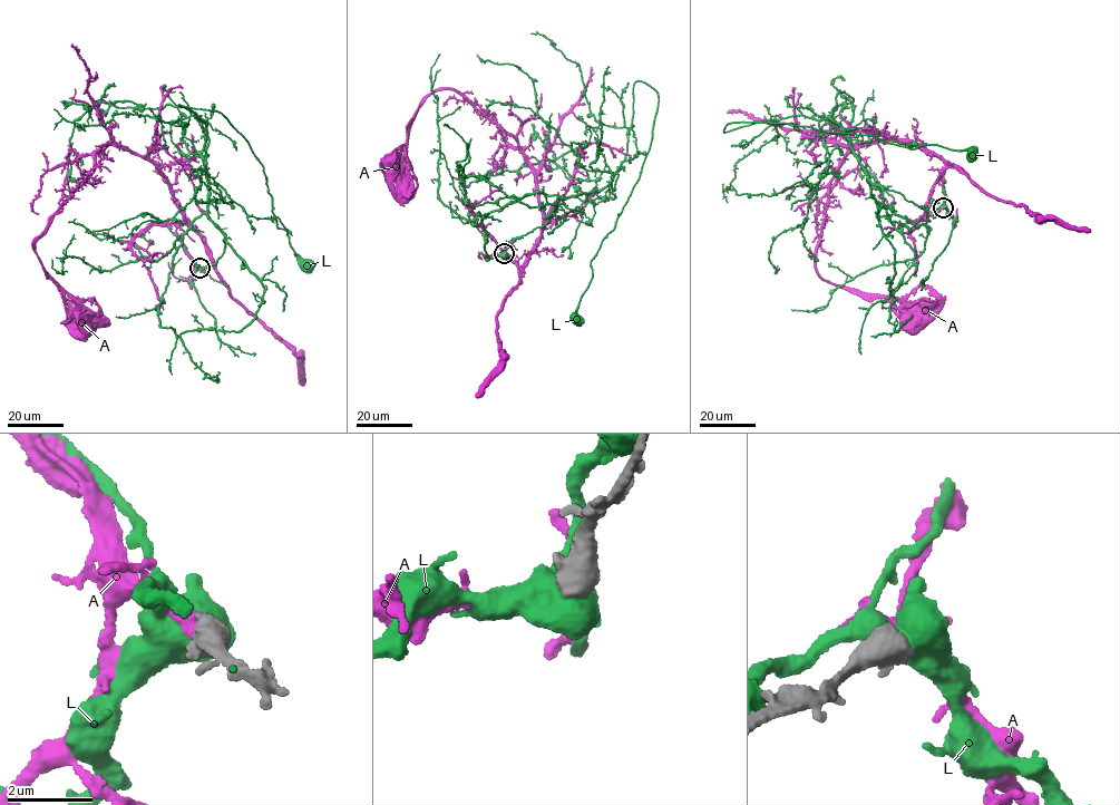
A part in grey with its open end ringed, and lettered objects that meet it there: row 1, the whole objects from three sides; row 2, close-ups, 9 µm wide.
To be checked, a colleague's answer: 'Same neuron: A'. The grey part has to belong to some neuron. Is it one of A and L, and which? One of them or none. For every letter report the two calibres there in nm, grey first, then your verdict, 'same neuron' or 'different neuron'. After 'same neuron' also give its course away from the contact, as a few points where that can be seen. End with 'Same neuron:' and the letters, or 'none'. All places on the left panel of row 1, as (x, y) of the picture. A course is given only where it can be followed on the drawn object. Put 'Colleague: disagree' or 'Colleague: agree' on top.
Colleague: agree
A: calibres 700 and 240 nm; same neuron; course (200, 268), (161, 172), (105, 145), (35, 243), (83, 329)
L: calibres 700 and 750 nm; different neuron
Same neuron: A

